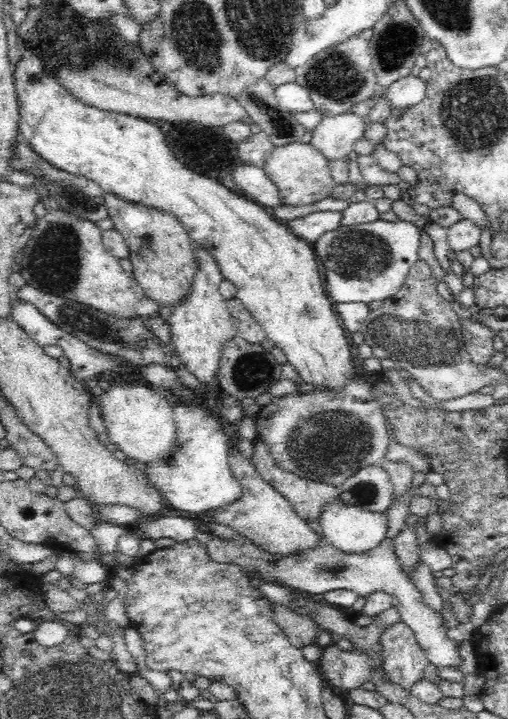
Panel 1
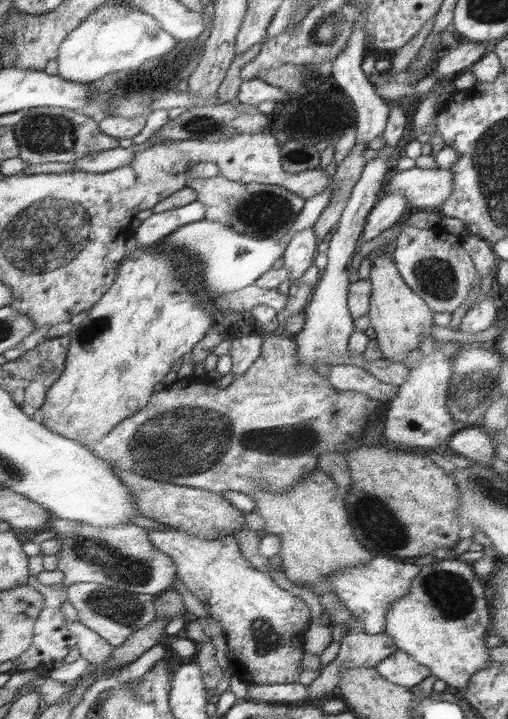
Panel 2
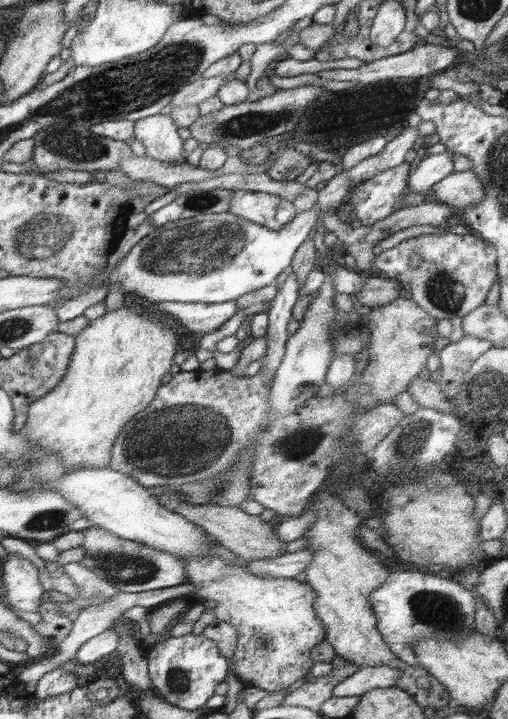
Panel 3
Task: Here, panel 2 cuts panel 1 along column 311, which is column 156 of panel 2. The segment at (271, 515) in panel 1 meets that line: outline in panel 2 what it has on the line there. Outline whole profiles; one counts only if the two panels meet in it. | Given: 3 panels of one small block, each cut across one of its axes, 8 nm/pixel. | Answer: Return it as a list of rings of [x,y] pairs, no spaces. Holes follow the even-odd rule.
[[[156,527],[148,529],[148,538],[164,554],[172,558],[176,564],[176,575],[184,586],[202,603],[210,607],[210,612],[223,624],[223,633],[227,639],[228,657],[227,669],[232,675],[242,681],[256,684],[296,684],[300,668],[300,654],[302,654],[302,634],[310,622],[310,608],[300,600],[296,592],[278,588],[278,584],[266,572],[256,572],[256,568],[244,558],[238,542],[232,533],[226,533],[216,539],[196,537],[188,531],[178,527]]]

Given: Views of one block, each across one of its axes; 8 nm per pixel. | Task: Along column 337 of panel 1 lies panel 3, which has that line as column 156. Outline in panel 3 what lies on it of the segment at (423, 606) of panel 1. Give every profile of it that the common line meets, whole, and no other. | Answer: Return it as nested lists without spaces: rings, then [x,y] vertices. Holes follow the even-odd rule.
[[[98,526],[84,529],[83,532],[84,539],[82,539],[79,548],[86,550],[86,557],[81,560],[82,564],[88,570],[92,570],[97,577],[105,578],[111,582],[118,591],[132,593],[162,590],[188,582],[182,560],[170,553],[120,538]]]

